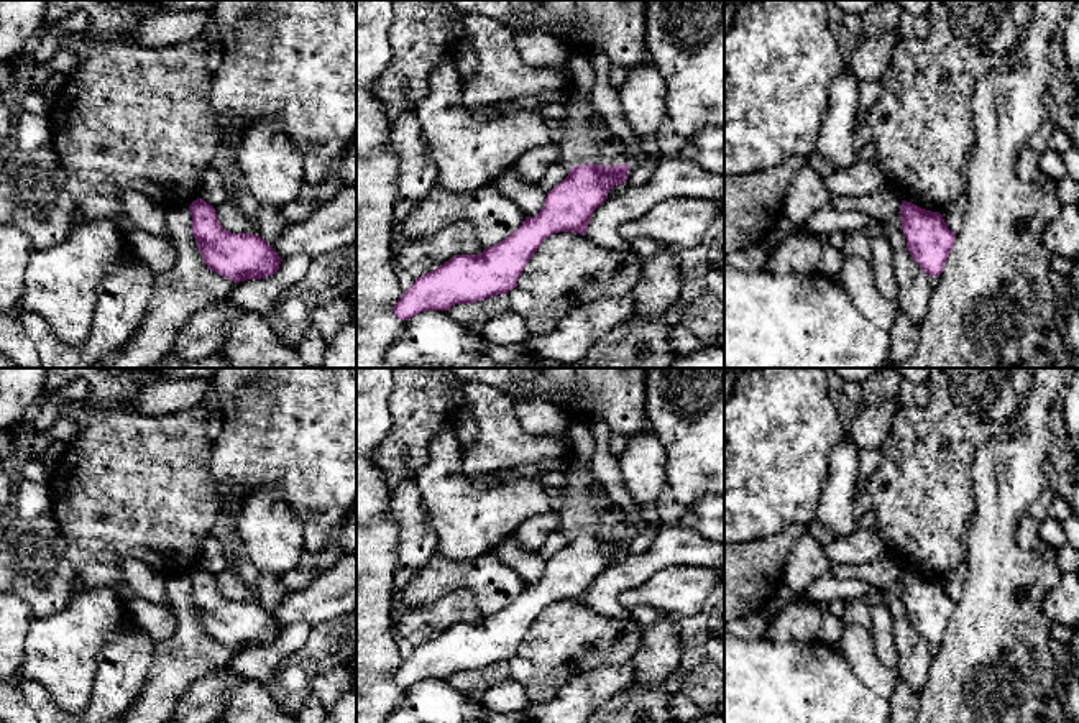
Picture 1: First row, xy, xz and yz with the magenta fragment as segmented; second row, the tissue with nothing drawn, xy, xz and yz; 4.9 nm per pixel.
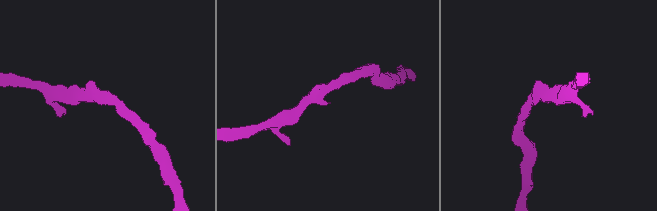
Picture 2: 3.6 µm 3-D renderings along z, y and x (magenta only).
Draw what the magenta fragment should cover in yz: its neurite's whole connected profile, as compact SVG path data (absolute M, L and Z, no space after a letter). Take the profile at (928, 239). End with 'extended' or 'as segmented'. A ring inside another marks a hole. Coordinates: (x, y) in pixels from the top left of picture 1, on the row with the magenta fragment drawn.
M902 200L902 228L911 258L928 276L939 276L953 250L956 233L939 212Z; as segmented

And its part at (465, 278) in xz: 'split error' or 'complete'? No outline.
complete

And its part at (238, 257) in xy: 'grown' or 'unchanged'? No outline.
unchanged

